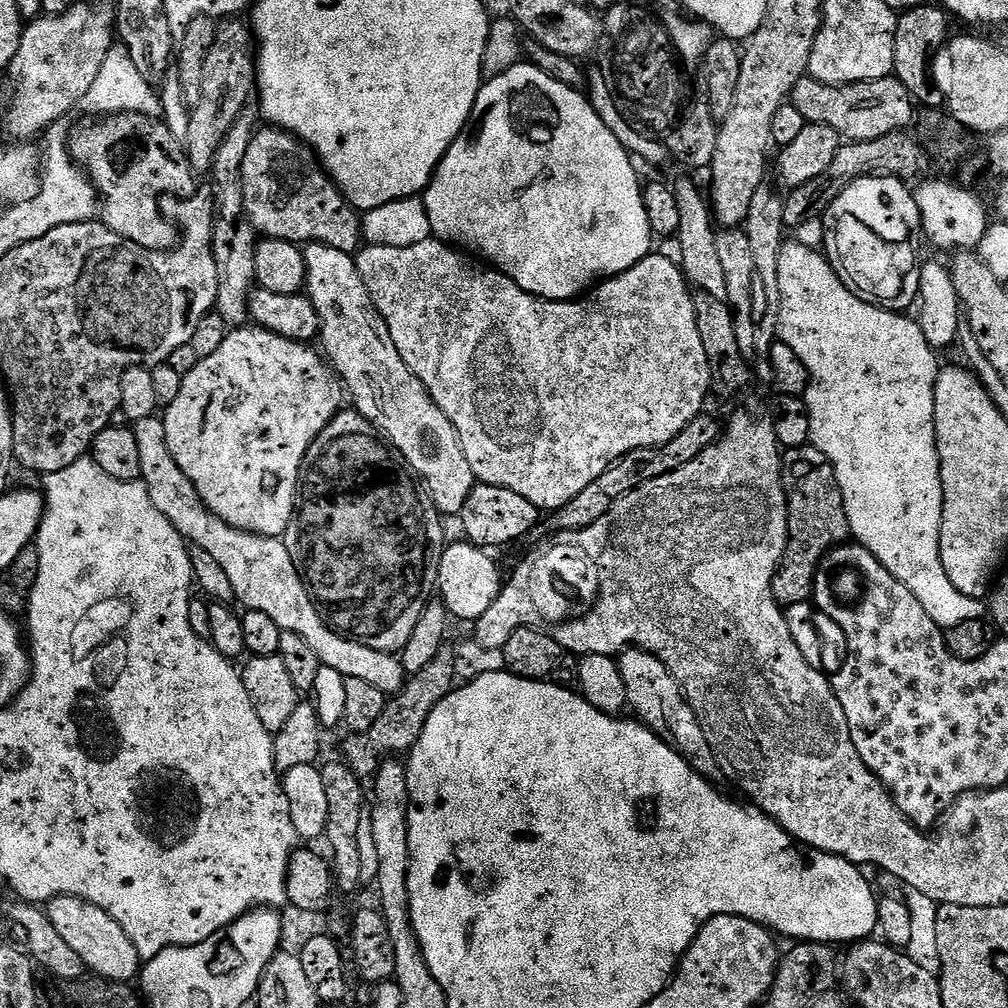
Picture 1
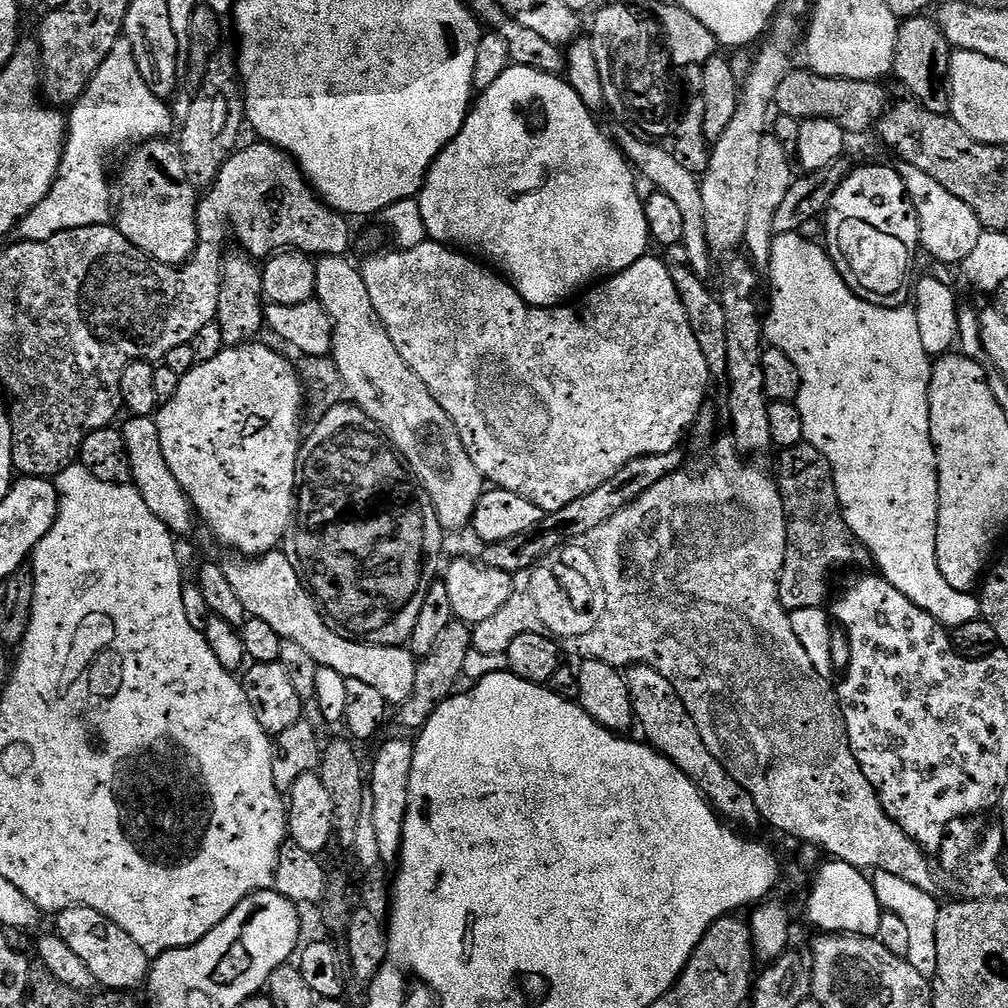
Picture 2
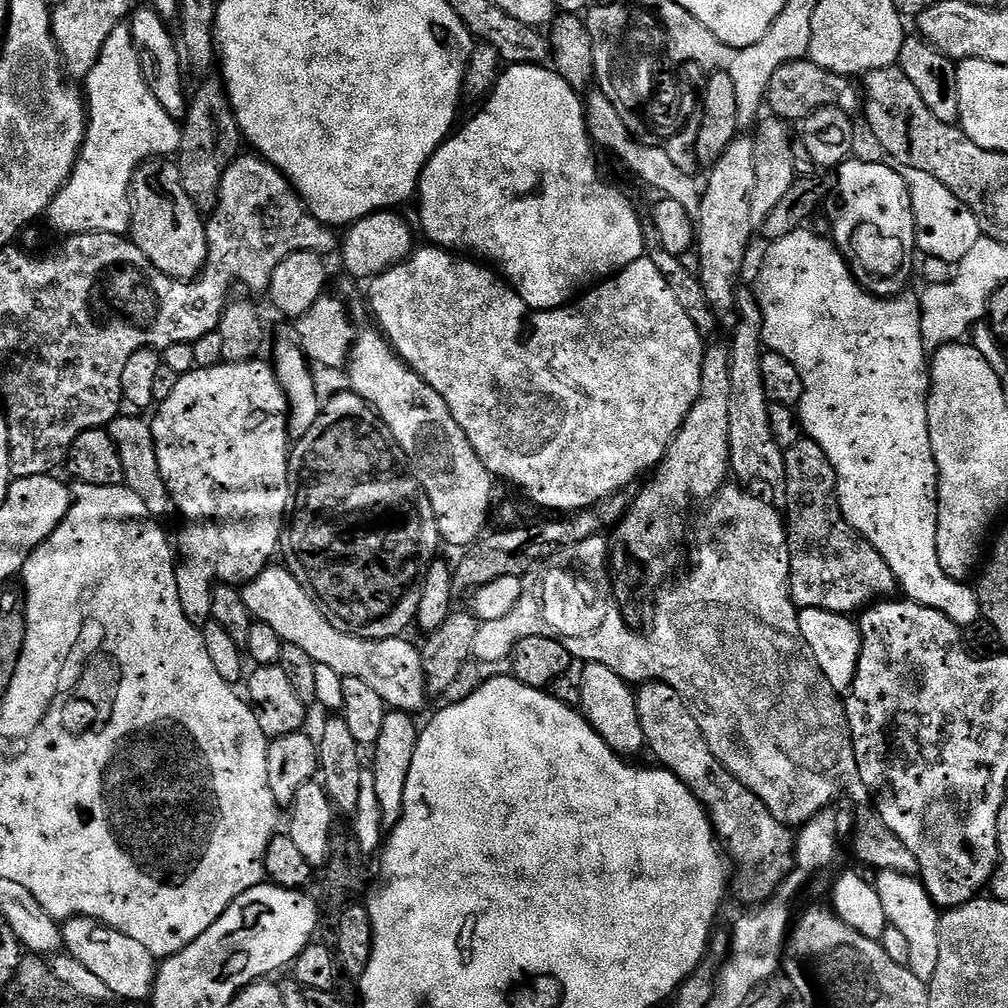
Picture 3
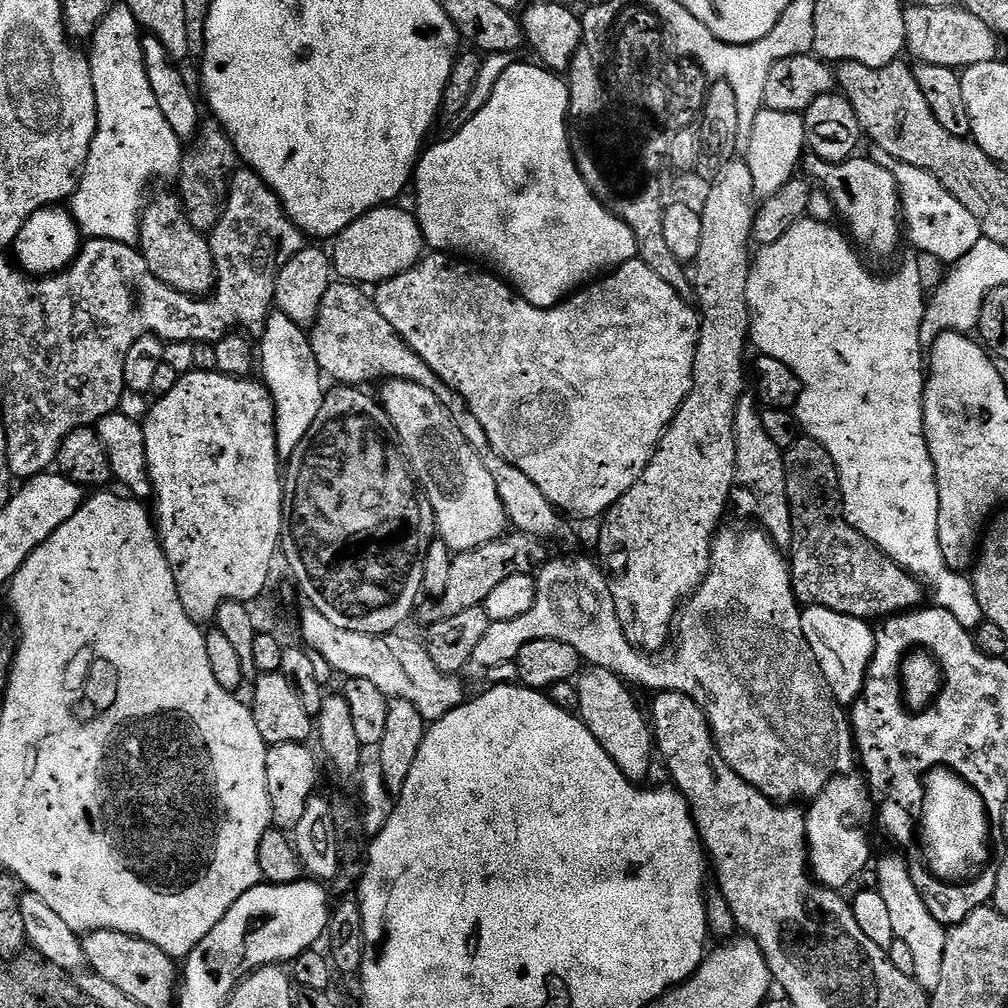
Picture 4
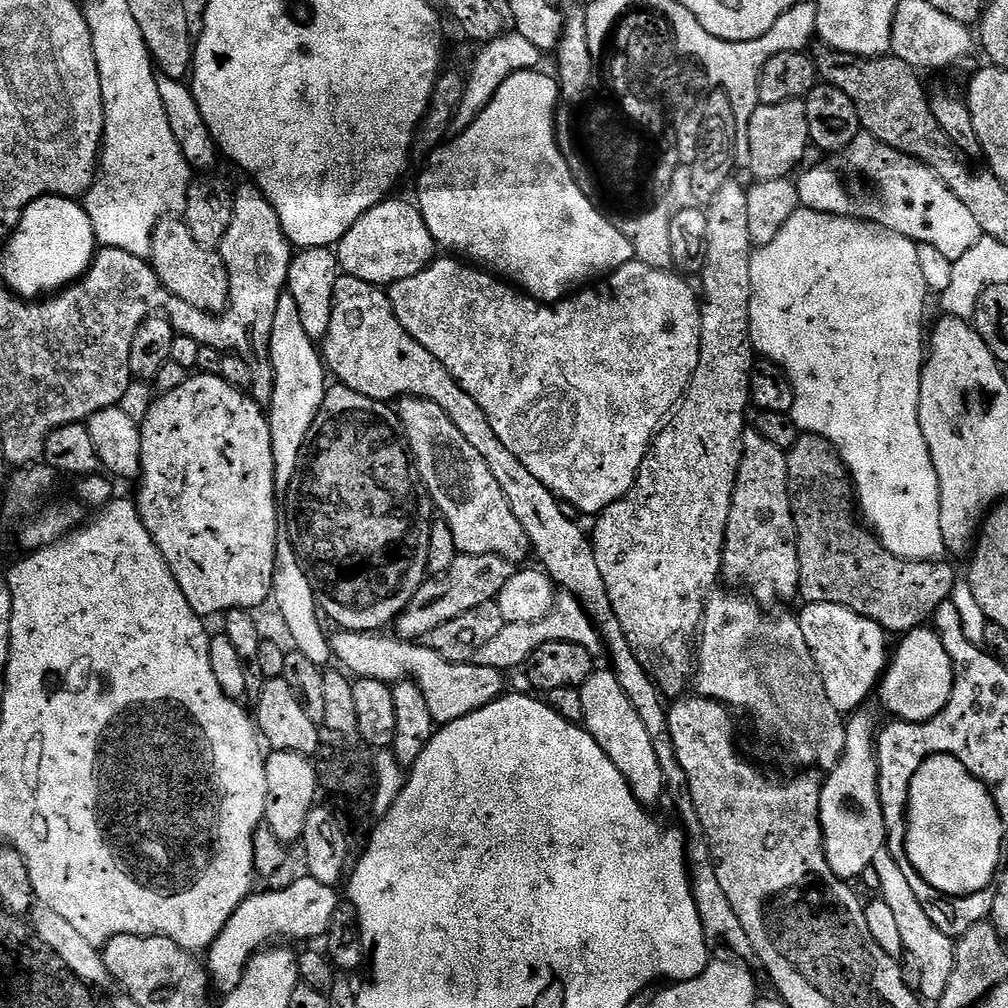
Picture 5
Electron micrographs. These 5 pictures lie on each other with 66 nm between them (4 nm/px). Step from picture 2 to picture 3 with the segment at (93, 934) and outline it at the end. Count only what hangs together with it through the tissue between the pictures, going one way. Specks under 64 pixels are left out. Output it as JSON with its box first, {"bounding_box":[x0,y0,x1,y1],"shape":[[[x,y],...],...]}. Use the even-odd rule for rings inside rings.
{"bounding_box":[62,916,158,1001],"shape":[[[75,916],[73,920],[63,921],[62,931],[67,955],[78,958],[86,970],[93,972],[104,985],[110,986],[113,997],[144,1001],[151,997],[152,988],[156,985],[158,960],[150,954],[150,950],[146,950],[146,946],[88,916]]]}

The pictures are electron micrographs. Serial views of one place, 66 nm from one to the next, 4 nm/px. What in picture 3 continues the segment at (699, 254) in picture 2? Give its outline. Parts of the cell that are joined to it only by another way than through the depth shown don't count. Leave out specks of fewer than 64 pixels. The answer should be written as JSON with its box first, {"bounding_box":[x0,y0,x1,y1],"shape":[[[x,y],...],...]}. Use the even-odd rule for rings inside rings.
{"bounding_box":[586,90,702,213],"shape":[[[601,90],[601,92],[596,91],[589,91],[586,96],[588,134],[592,138],[593,145],[597,149],[605,148],[606,151],[613,152],[642,183],[657,188],[661,197],[678,202],[687,212],[699,213],[702,192],[698,184],[696,188],[695,183],[697,181],[691,176],[682,174],[682,170],[678,170],[678,166],[674,166],[667,147],[650,146],[636,140],[626,130],[626,125],[620,117],[621,111],[615,109],[612,105],[612,96],[604,90]]]}

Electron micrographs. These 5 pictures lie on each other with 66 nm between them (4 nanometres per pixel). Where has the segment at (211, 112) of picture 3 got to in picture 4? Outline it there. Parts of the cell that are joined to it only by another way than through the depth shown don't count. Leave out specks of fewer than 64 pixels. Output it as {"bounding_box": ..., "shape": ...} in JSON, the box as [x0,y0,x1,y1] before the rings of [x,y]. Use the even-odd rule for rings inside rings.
{"bounding_box":[178,118,238,234],"shape":[[[212,118],[203,121],[196,139],[191,141],[189,148],[192,149],[189,152],[187,149],[180,161],[178,195],[184,202],[184,213],[190,218],[192,225],[198,231],[208,234],[218,226],[218,222],[226,210],[228,186],[237,171],[238,157],[232,140]]]}

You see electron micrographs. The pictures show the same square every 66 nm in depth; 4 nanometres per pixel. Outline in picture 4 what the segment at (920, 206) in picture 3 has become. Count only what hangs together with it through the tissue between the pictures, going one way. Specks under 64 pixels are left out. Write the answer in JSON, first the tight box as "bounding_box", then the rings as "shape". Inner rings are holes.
{"bounding_box":[874,149,982,264],"shape":[[[875,149],[874,159],[884,170],[889,170],[899,188],[901,215],[906,238],[921,253],[938,257],[943,264],[953,264],[973,248],[982,237],[981,227],[975,217],[932,174],[890,157],[885,151]]]}

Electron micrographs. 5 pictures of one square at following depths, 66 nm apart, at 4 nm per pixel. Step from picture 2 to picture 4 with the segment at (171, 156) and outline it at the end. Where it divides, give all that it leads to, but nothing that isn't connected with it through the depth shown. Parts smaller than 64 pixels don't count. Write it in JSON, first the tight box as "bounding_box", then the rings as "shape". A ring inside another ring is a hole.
{"bounding_box":[138,192,216,298],"shape":[[[160,192],[145,203],[140,218],[138,247],[146,258],[146,266],[154,270],[154,278],[166,282],[166,286],[201,298],[207,297],[215,289],[216,263],[209,237],[192,225],[184,213],[184,202],[179,195]]]}

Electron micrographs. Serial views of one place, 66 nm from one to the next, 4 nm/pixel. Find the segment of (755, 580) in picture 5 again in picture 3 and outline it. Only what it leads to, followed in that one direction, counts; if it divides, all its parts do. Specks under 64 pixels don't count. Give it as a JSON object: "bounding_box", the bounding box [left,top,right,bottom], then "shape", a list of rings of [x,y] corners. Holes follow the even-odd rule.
{"bounding_box":[728,291,784,490],"shape":[[[751,291],[739,293],[735,311],[740,312],[740,325],[732,332],[732,344],[728,348],[730,358],[730,472],[744,486],[765,484],[776,490],[784,487],[784,449],[774,442],[774,430],[770,430],[769,398],[766,386],[762,386],[762,312]]]}

